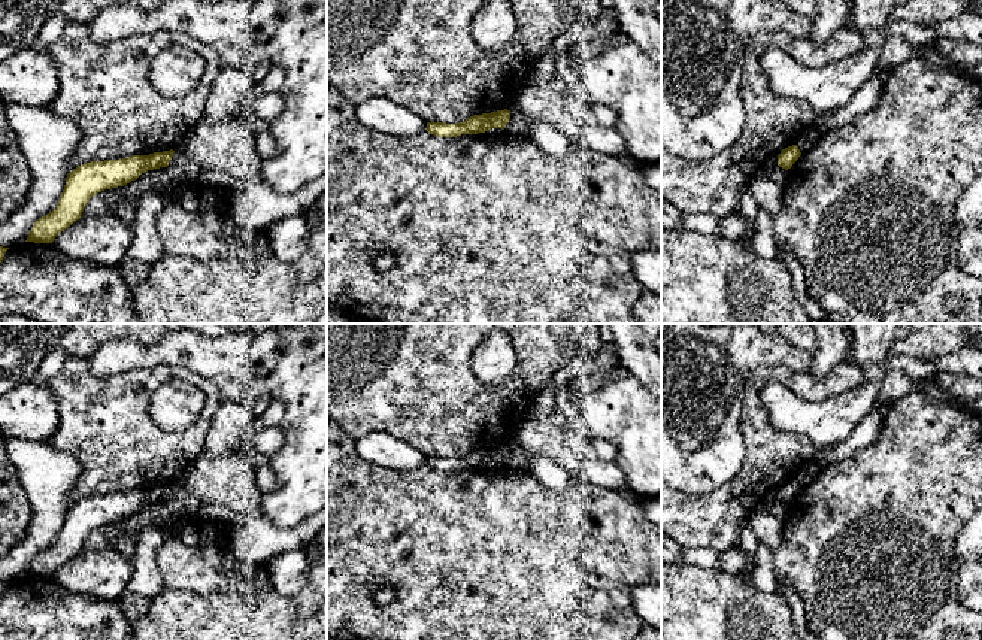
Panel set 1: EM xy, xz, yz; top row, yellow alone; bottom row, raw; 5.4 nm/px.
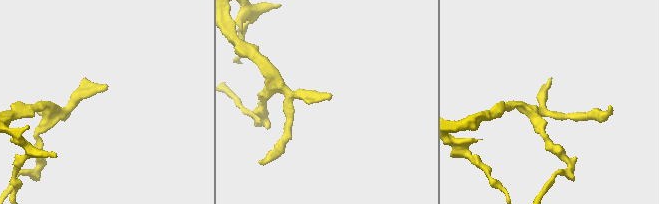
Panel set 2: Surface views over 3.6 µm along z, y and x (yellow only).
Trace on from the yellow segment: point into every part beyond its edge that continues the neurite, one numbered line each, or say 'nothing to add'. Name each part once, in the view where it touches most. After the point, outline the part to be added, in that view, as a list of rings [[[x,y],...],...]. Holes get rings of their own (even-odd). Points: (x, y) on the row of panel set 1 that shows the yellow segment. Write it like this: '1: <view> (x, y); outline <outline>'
nothing to add

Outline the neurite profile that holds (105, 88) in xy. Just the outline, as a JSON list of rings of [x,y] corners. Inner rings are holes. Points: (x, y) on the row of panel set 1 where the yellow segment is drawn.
[[[69,22],[58,40],[46,46],[58,66],[58,91],[49,106],[52,113],[76,122],[82,140],[67,173],[84,163],[149,155],[184,146],[190,131],[203,118],[212,85],[222,70],[213,48],[179,31],[134,34],[118,42],[96,43],[88,25]],[[172,45],[188,48],[206,64],[197,87],[182,98],[163,97],[151,82],[152,60]]]

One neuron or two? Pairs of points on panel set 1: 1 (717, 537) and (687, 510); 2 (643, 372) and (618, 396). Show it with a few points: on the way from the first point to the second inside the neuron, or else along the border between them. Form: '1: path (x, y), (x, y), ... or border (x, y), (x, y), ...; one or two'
1: path (709, 530), (694, 518); one
2: border (629, 373), (645, 387); two

